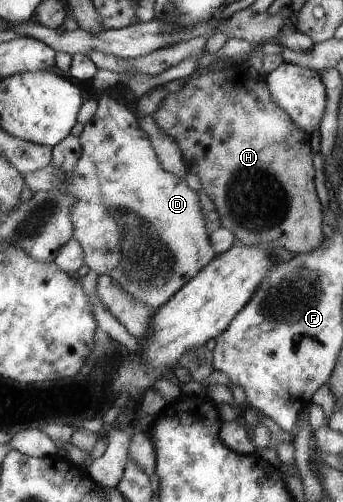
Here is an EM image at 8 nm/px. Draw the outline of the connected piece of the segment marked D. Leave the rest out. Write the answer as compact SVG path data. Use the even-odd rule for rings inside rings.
M112 90L98 100L97 112L80 134L83 152L72 177L54 164L24 176L33 193L66 189L72 199L70 219L74 223L73 238L78 239L86 250L85 265L100 275L112 276L124 291L158 310L218 255L211 242L212 231L205 219L199 192L192 189L184 178L163 166L151 136L139 124L137 115Z

